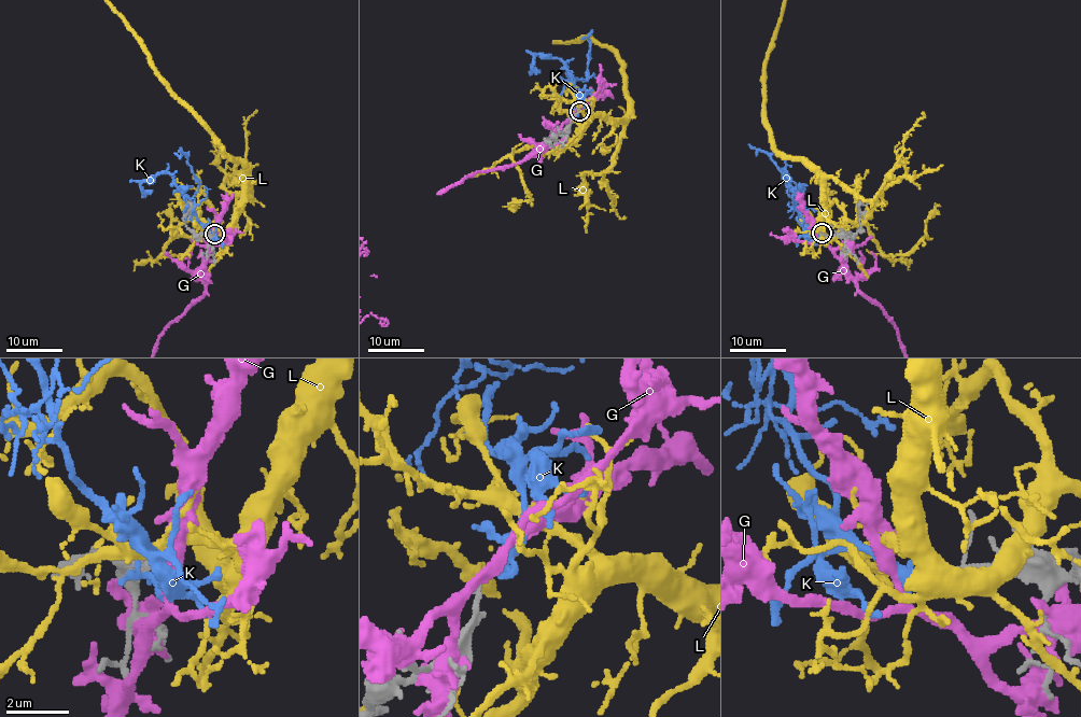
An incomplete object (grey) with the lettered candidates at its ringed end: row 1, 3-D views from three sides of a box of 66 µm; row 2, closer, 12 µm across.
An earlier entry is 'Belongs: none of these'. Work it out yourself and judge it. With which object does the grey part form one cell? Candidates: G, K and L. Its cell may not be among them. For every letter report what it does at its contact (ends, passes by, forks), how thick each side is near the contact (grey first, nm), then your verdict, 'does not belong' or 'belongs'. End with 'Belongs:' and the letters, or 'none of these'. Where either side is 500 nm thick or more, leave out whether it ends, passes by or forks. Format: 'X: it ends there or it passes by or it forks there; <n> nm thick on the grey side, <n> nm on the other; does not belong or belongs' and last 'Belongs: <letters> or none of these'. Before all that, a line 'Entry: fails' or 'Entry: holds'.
Entry: holds
G: it ends there; 200 nm thick on the grey side, 220 nm on the other; does not belong
K: it passes by; 280 nm thick on the grey side, 320 nm on the other; does not belong
L: it forks there; 200 nm thick on the grey side, 170 nm on the other; does not belong
Belongs: none of these

